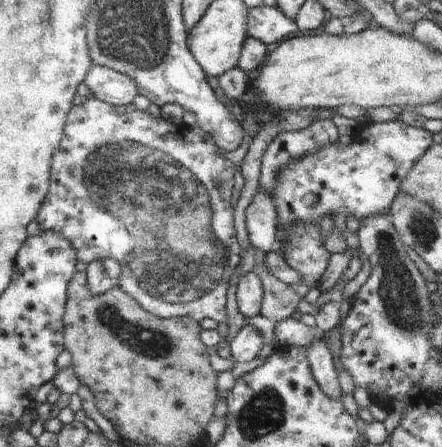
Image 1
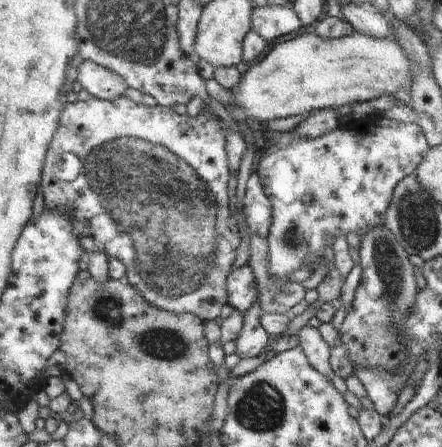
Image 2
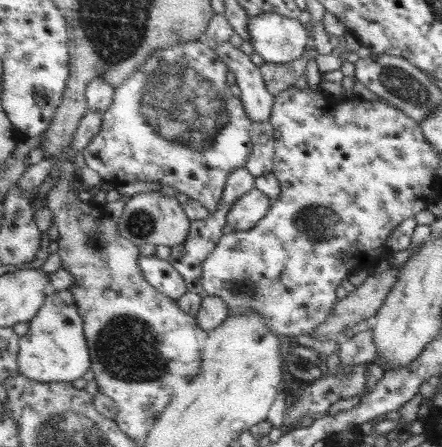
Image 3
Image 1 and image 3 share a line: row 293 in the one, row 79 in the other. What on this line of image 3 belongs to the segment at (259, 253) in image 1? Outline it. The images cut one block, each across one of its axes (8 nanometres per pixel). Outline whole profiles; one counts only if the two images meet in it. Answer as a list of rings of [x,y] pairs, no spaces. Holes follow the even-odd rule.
[[[309,48],[303,58],[299,58],[297,62],[291,62],[291,64],[273,64],[273,62],[265,62],[261,66],[263,70],[263,78],[271,90],[271,94],[279,96],[281,92],[285,92],[287,88],[291,88],[295,84],[295,80],[305,72],[307,64],[311,58],[317,56],[317,50],[315,48]]]

